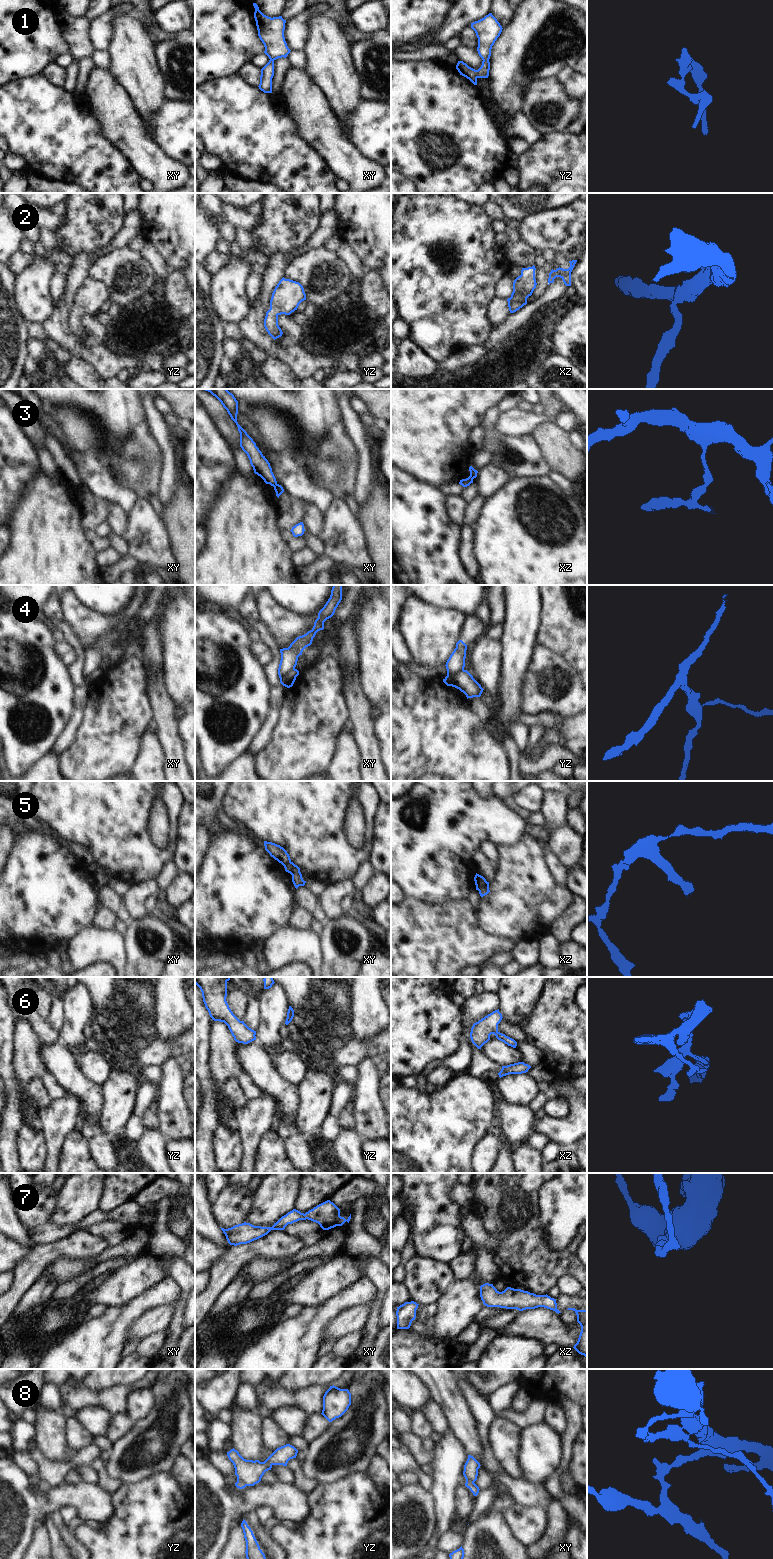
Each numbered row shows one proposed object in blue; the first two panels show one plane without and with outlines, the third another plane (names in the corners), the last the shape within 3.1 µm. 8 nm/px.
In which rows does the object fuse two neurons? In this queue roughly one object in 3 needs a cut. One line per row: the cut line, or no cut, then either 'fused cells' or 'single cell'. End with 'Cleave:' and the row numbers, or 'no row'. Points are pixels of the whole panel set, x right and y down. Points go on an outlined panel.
1: no cut | single cell
2: no cut | single cell
3: xz (470, 475), (473, 478) | fused cells
4: yz (463, 668), (450, 675), (454, 686) | fused cells
5: xz (487, 882), (478, 890) | fused cells
6: no cut | single cell
7: no cut | single cell
8: yz (237, 1480), (246, 1485) | fused cells
Cleave: 3, 4, 5, 8

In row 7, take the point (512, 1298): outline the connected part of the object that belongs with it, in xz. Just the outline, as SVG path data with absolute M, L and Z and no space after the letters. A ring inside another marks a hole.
M485 1283L480 1286L480 1297L483 1304L487 1307L500 1307L506 1309L517 1309L523 1311L526 1309L535 1309L544 1307L561 1313L557 1309L556 1299L546 1295L536 1295L521 1289L507 1287L499 1292L493 1284Z

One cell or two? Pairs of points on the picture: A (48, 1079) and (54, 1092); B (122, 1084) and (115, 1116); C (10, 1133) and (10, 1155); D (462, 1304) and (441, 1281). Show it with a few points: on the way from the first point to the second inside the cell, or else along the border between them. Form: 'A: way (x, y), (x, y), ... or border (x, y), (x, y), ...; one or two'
A: way (49, 1082), (54, 1089); one
B: way (121, 1092), (118, 1108); one
C: way (10, 1138), (10, 1150); one
D: border (455, 1280), (435, 1301); two

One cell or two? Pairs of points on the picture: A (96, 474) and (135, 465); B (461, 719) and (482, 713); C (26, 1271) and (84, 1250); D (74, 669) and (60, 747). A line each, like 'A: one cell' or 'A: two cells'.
A: two cells
B: two cells
C: one cell
D: one cell

